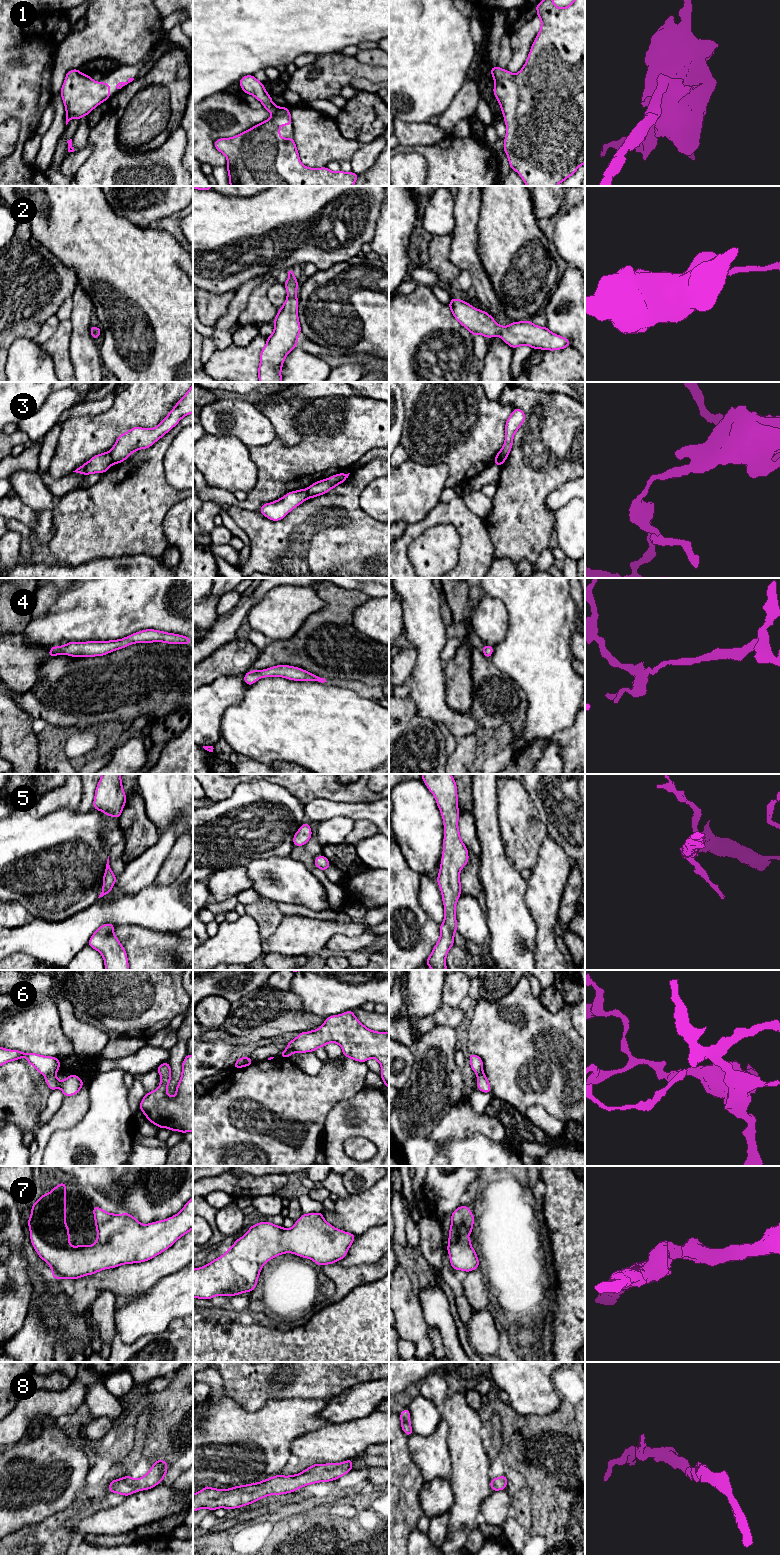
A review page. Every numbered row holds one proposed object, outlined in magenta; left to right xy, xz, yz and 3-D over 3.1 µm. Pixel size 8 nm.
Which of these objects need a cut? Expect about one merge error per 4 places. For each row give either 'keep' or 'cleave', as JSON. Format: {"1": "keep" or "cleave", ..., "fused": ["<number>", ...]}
{"1": "keep", "2": "keep", "3": "cleave", "4": "keep", "5": "keep", "6": "cleave", "7": "keep", "8": "keep", "fused": ["3", "6"]}

